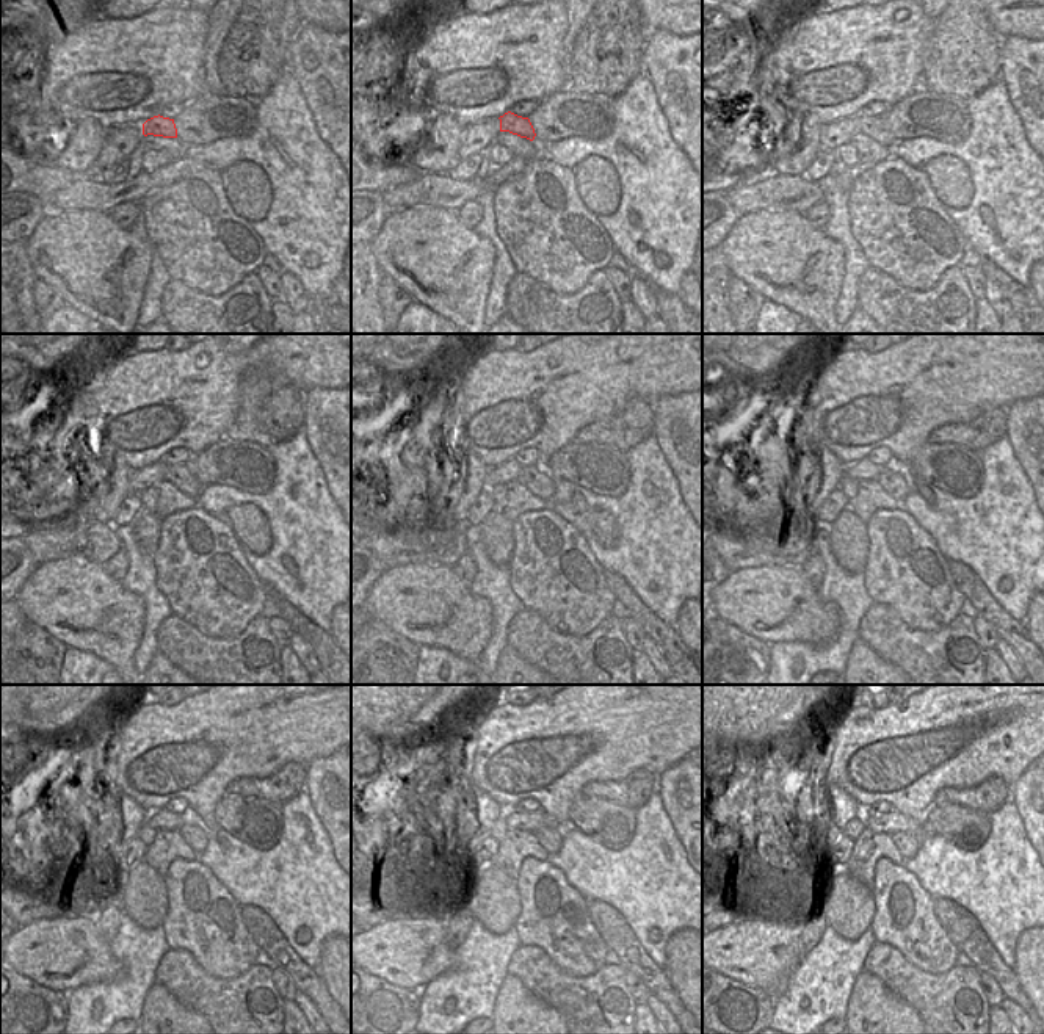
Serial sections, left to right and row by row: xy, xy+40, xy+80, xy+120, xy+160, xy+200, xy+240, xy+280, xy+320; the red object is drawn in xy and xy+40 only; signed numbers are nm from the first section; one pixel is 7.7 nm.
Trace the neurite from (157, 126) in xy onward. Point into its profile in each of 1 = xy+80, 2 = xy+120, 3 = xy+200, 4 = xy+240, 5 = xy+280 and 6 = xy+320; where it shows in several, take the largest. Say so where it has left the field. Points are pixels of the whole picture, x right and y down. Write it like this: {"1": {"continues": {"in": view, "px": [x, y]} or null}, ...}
{"1": {"continues": {"in": "xy+80", "px": [877, 127]}}, "2": {"continues": {"in": "xy+120", "px": [179, 475]}}, "3": {"continues": {"in": "xy+200", "px": [891, 478]}}, "4": {"continues": {"in": "xy+240", "px": [193, 834]}}, "5": {"continues": {"in": "xy+280", "px": [549, 837]}}, "6": {"continues": {"in": "xy+320", "px": [908, 845]}}}

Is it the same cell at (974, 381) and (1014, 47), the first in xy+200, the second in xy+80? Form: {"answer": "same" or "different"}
{"answer": "different"}

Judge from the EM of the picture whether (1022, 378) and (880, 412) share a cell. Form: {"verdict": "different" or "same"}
{"verdict": "same"}

